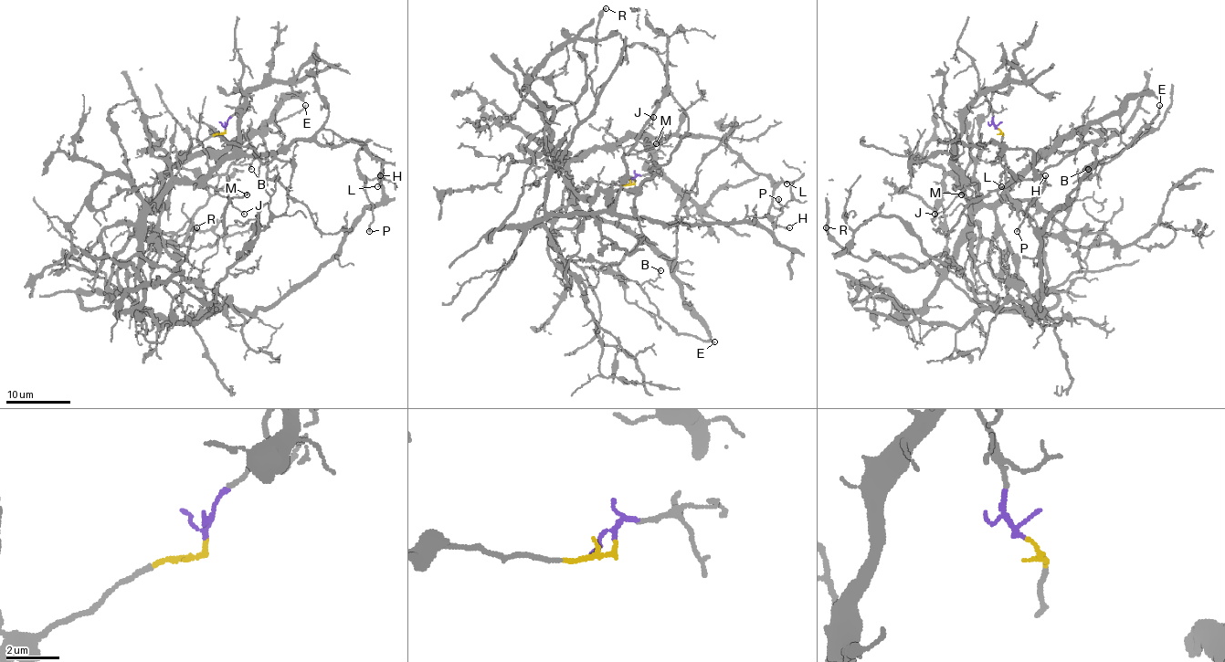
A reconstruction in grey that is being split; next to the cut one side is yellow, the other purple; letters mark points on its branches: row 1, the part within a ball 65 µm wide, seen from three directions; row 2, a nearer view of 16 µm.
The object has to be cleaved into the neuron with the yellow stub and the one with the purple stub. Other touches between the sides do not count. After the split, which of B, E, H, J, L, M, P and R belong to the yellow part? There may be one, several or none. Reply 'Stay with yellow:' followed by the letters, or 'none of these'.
Stay with yellow: B, E, R

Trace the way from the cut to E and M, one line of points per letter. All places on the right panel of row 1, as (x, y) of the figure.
E: (997, 129), (1008, 198), (1038, 228), (1060, 234), (1078, 173), (1084, 167), (1099, 173), (1158, 114), (1160, 104)
M: (997, 129), (987, 98), (981, 93), (964, 119), (954, 167), (972, 196), (960, 194)

